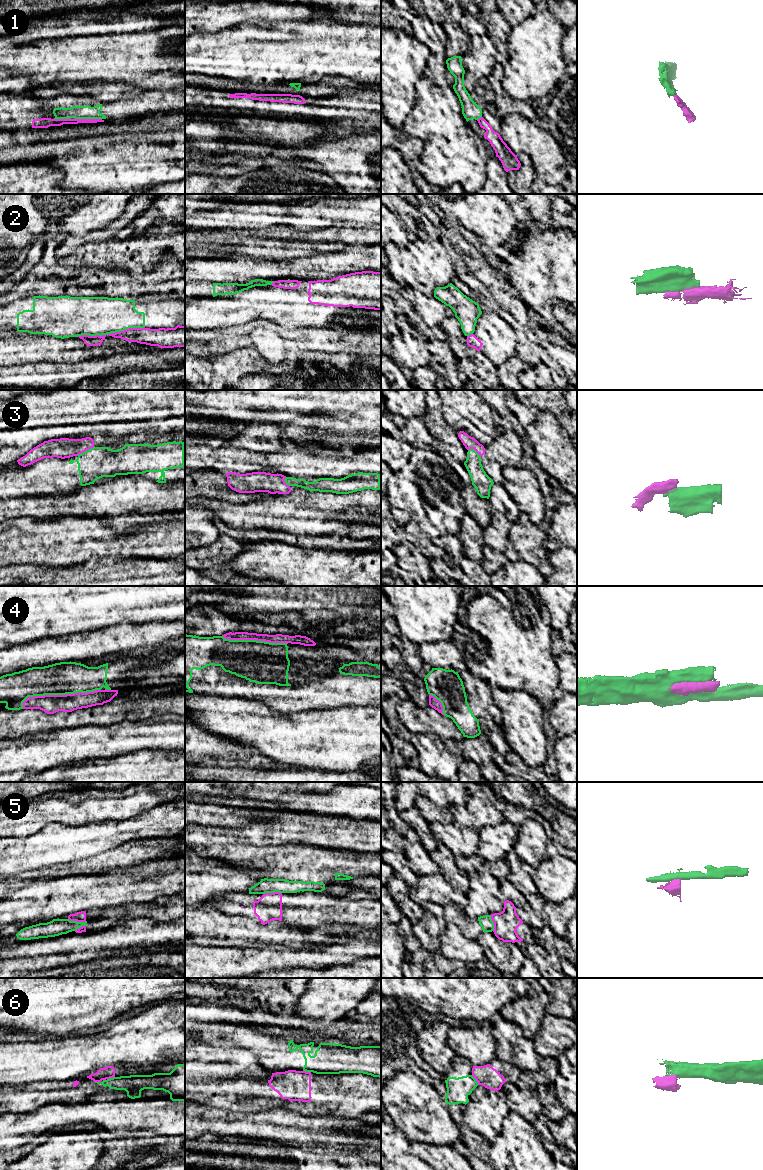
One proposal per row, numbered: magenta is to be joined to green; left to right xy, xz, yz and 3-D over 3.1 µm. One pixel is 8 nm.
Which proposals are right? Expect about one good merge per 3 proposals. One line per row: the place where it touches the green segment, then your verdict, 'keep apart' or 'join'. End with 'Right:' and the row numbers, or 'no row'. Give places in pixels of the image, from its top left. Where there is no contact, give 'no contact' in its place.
1: meets green in xy at (88, 118); keep apart
2: meets green in xy at (110, 333); keep apart
3: meets green in xy at (85, 451); keep apart
4: meets green in xy at (58, 694); join
5: meets green in xz at (272, 892); keep apart
6: meets green in yz at (475, 1080); keep apart
Right: 4

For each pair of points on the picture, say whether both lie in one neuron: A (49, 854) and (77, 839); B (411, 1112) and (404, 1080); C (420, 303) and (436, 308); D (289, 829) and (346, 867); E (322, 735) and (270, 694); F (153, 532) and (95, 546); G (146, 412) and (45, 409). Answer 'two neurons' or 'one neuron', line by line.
A: one neuron
B: one neuron
C: one neuron
D: two neurons
E: two neurons
F: one neuron
G: one neuron

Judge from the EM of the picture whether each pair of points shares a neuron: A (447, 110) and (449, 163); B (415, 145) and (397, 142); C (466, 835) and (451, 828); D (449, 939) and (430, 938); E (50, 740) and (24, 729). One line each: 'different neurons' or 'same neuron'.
A: same neuron
B: same neuron
C: same neuron
D: different neurons
E: different neurons

